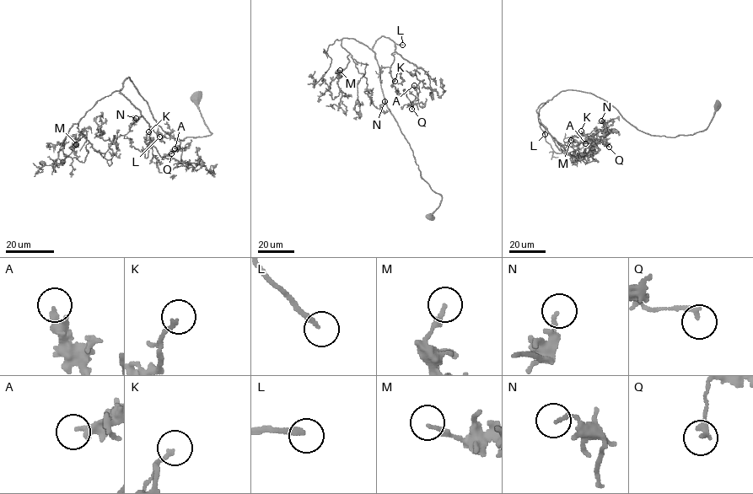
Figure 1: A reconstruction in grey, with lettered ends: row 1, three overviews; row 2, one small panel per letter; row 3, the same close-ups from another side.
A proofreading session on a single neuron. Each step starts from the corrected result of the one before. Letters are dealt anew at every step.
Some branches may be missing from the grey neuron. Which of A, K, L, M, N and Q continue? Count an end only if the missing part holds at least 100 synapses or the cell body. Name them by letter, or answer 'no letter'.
L

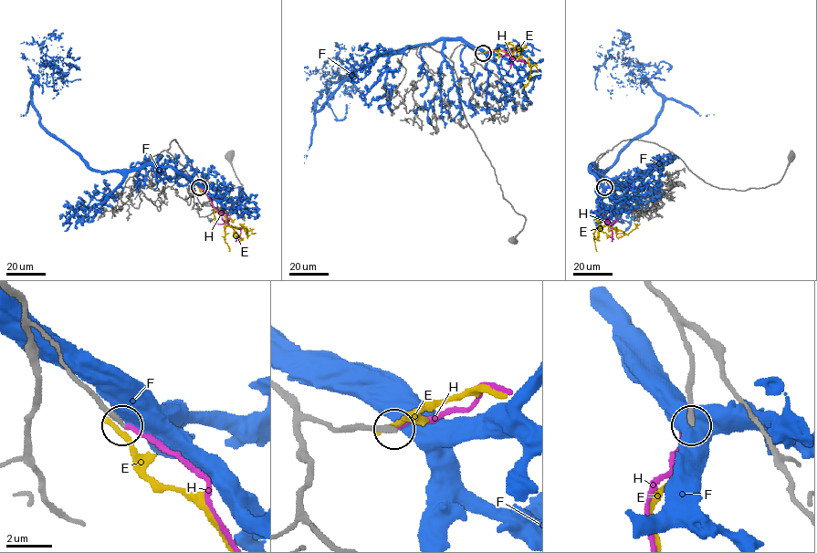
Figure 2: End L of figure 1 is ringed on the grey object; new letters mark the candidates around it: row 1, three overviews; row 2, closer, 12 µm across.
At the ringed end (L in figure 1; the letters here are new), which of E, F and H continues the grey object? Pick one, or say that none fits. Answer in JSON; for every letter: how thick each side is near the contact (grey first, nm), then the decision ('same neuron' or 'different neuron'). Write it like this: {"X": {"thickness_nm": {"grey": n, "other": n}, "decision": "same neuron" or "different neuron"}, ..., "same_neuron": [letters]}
{"E": {"thickness_nm": {"grey": 240, "other": 220}, "decision": "different neuron"}, "F": {"thickness_nm": {"grey": 220, "other": 600}, "decision": "different neuron"}, "H": {"thickness_nm": {"grey": 220, "other": 180}, "decision": "same neuron"}, "same_neuron": ["H"]}

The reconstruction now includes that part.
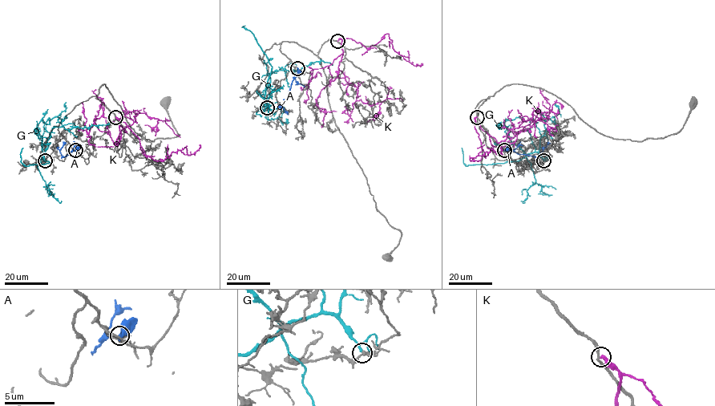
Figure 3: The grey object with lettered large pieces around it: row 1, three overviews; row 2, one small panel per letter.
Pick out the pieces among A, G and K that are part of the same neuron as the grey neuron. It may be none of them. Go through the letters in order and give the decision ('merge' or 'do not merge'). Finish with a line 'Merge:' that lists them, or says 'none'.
A: do not merge
G: do not merge
K: do not merge
Merge: none

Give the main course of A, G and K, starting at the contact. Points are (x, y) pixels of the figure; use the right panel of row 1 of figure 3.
A: (504, 150), (537, 156), (551, 143)
G: (543, 160), (536, 152), (526, 154), (511, 142), (506, 127), (497, 125), (501, 121)
K: (477, 117), (483, 131), (499, 143), (536, 110), (540, 115), (534, 121), (537, 137)

